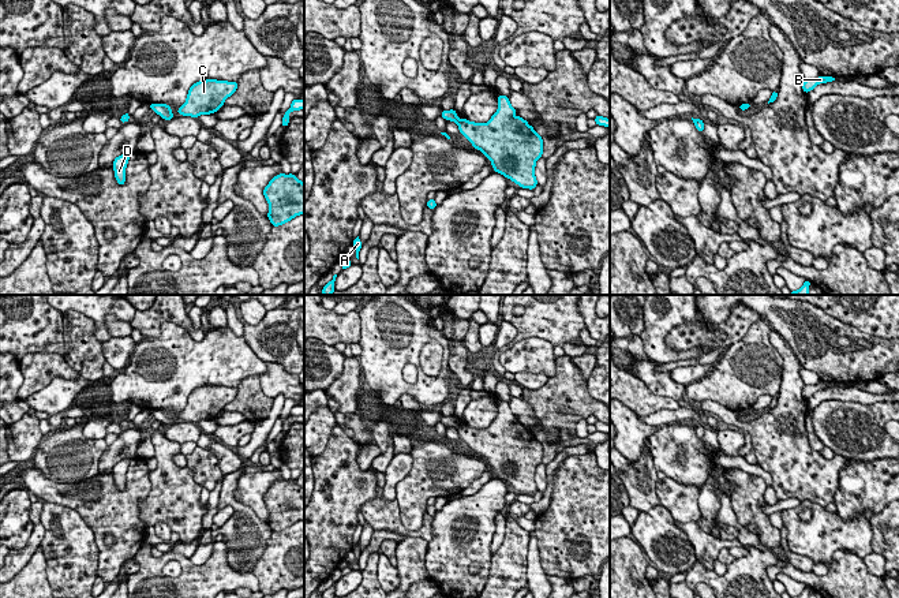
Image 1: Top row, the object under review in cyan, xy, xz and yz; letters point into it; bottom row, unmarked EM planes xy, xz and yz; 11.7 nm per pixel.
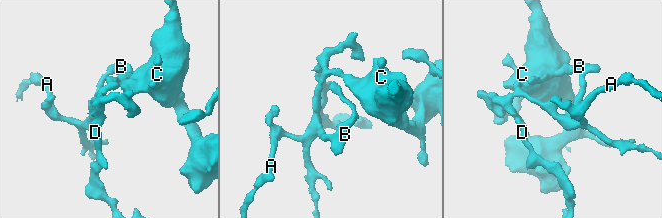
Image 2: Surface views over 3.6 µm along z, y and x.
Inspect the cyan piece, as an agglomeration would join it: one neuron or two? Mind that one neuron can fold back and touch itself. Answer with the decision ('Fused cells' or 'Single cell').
Fused cells

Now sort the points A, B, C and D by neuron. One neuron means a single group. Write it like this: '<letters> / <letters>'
A B D / C

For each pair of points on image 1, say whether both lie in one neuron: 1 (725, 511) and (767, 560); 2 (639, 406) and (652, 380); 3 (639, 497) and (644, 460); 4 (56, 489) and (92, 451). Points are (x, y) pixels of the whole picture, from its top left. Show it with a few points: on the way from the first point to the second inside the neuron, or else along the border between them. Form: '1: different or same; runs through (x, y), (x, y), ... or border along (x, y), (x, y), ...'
1: different; border along (756, 545), (744, 546)
2: different; border along (636, 377), (654, 393), (678, 400)
3: same; runs through (641, 488), (643, 470)
4: different; border along (34, 467), (59, 482), (79, 482), (93, 477)

